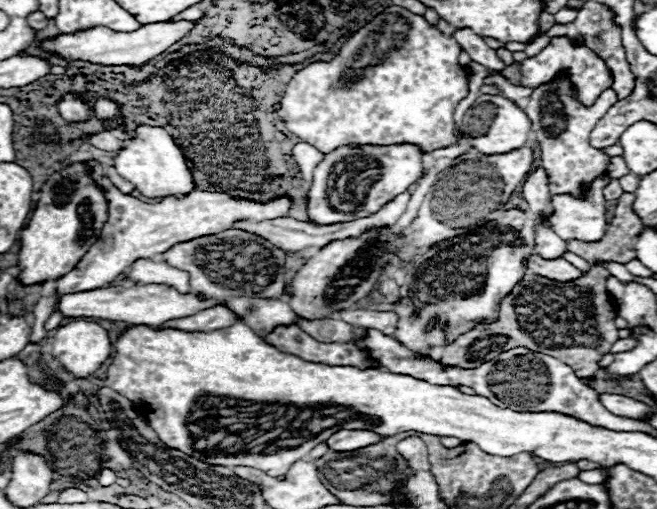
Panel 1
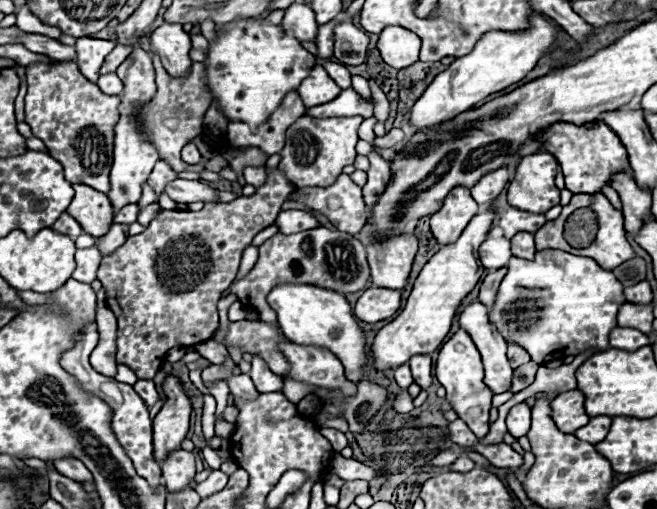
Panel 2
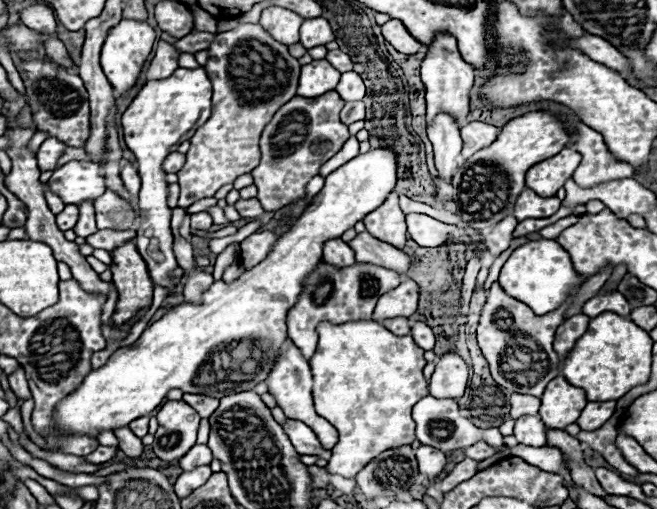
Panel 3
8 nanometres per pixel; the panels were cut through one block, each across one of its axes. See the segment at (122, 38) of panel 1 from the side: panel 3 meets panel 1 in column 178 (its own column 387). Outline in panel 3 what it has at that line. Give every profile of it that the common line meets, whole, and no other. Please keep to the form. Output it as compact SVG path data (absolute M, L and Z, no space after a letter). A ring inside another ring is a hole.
M392 18L386 24L382 24L382 34L402 54L416 54L422 48L422 44L414 40L414 36L410 36L410 32L400 20Z

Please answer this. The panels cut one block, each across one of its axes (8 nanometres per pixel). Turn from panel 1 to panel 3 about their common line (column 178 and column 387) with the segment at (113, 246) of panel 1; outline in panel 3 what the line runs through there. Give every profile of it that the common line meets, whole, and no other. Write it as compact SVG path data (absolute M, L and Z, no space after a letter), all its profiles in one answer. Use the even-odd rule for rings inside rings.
M392 192L382 206L378 206L374 212L370 212L364 220L366 230L396 248L404 248L406 244L406 220L404 212L398 206L398 194Z

